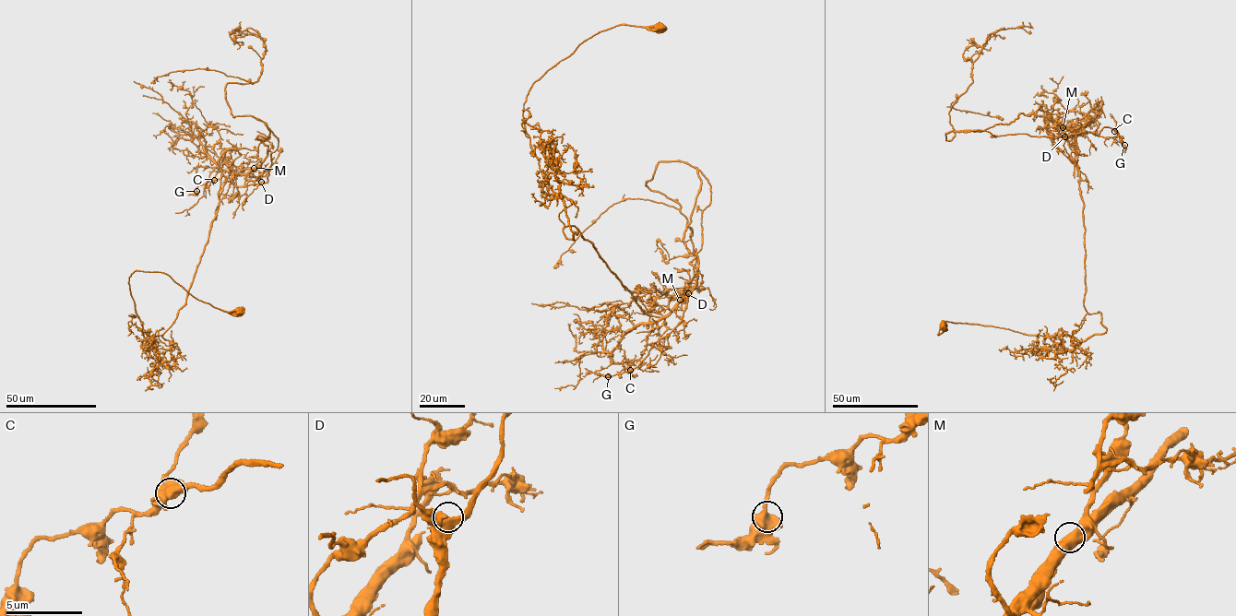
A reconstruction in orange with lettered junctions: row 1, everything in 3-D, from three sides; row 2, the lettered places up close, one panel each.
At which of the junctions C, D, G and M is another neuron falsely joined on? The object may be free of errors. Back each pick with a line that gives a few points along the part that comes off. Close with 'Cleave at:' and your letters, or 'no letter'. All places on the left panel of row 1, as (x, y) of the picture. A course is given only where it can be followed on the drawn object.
M: course (254, 168), (226, 179), (161, 337), (172, 365), (128, 281), (164, 273), (244, 310)
Cleave at: M

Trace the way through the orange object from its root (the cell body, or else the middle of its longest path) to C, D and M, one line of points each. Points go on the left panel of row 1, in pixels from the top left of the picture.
C: (240, 310), (160, 272), (129, 289), (172, 366), (161, 336), (240, 175), (227, 165), (243, 171), (214, 180)
D: (240, 310), (162, 272), (128, 282), (172, 366), (161, 336), (240, 175), (227, 165), (261, 182)
M: (240, 310), (162, 272), (128, 282), (172, 366), (161, 336), (223, 183), (254, 168)

